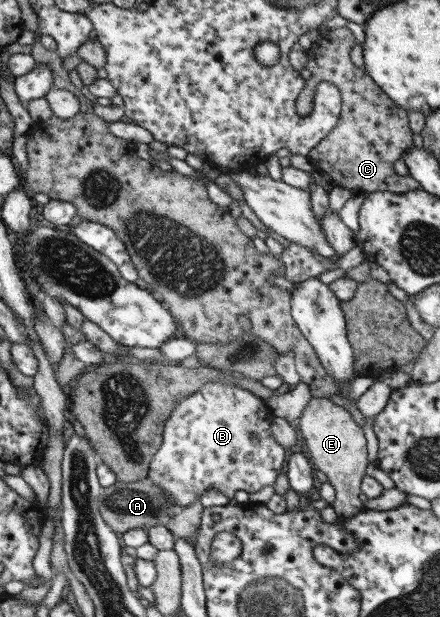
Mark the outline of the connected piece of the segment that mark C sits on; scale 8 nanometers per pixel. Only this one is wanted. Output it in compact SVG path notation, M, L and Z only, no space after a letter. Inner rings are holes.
M346 28L320 31L316 44L307 52L309 59L303 74L310 75L310 84L327 80L339 90L341 109L337 124L309 153L307 158L316 171L326 173L332 186L348 188L351 192L367 193L388 191L391 193L410 192L421 186L409 175L398 175L392 169L394 161L412 145L412 132L407 114L395 105L371 78L354 67L350 61L350 49L354 37ZM394 108L394 112L388 112Z

